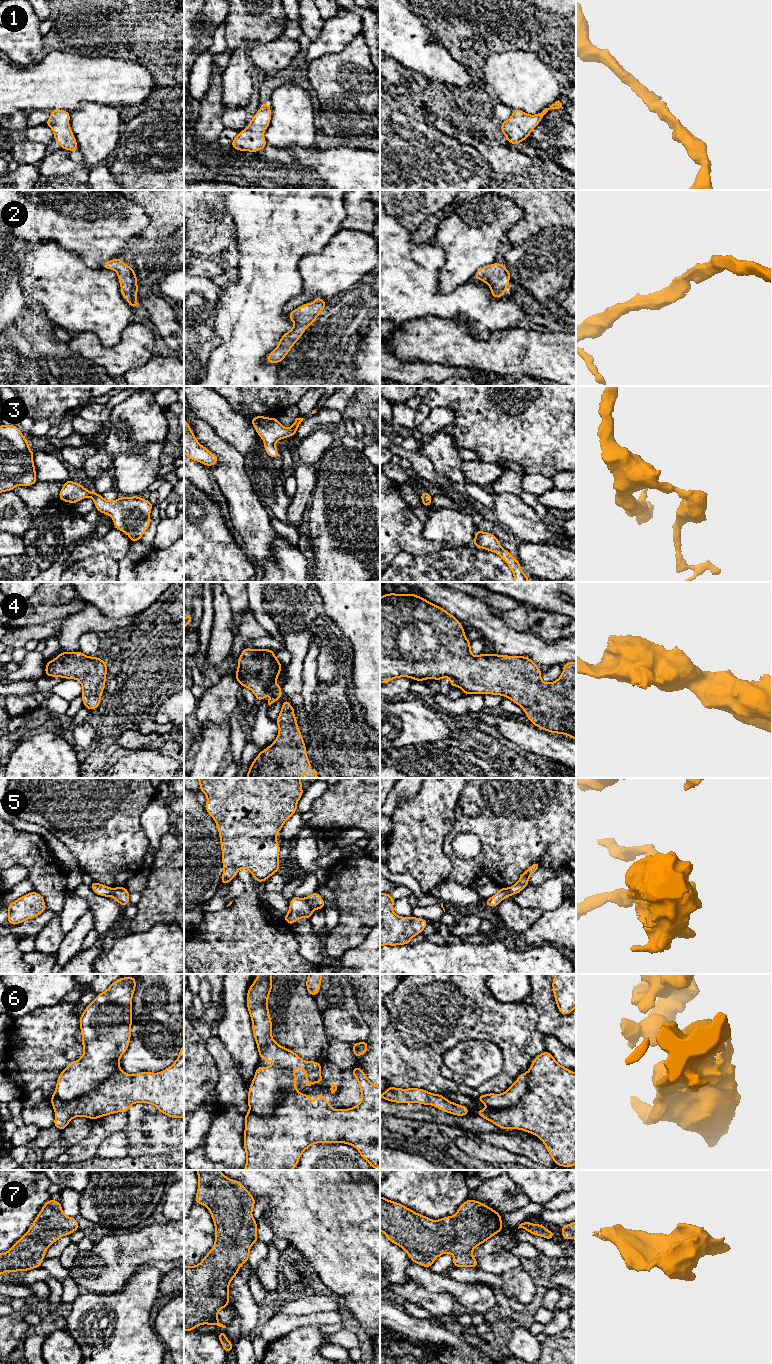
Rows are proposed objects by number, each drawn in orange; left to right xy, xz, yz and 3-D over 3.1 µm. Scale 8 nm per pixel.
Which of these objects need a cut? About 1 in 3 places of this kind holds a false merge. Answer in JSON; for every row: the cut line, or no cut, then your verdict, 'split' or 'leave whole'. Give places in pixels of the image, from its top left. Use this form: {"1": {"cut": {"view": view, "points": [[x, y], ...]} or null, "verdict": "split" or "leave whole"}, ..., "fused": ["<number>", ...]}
{"1": {"cut": null, "verdict": "leave whole"}, "2": {"cut": null, "verdict": "leave whole"}, "3": {"cut": null, "verdict": "leave whole"}, "4": {"cut": null, "verdict": "leave whole"}, "5": {"cut": {"view": "xz", "points": [[304, 899], [313, 909]]}, "verdict": "split"}, "6": {"cut": null, "verdict": "leave whole"}, "7": {"cut": null, "verdict": "leave whole"}, "fused": ["5"]}

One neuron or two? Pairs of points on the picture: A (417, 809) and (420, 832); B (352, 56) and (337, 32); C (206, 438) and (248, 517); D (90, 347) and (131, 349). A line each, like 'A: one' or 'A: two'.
A: one
B: two
C: one
D: one

